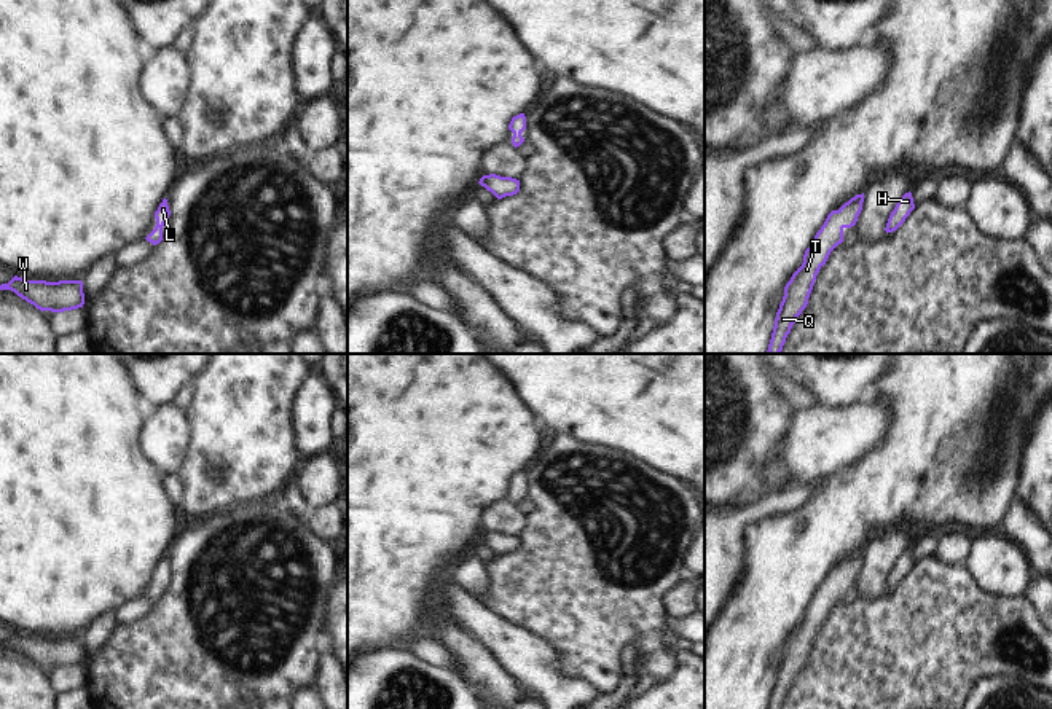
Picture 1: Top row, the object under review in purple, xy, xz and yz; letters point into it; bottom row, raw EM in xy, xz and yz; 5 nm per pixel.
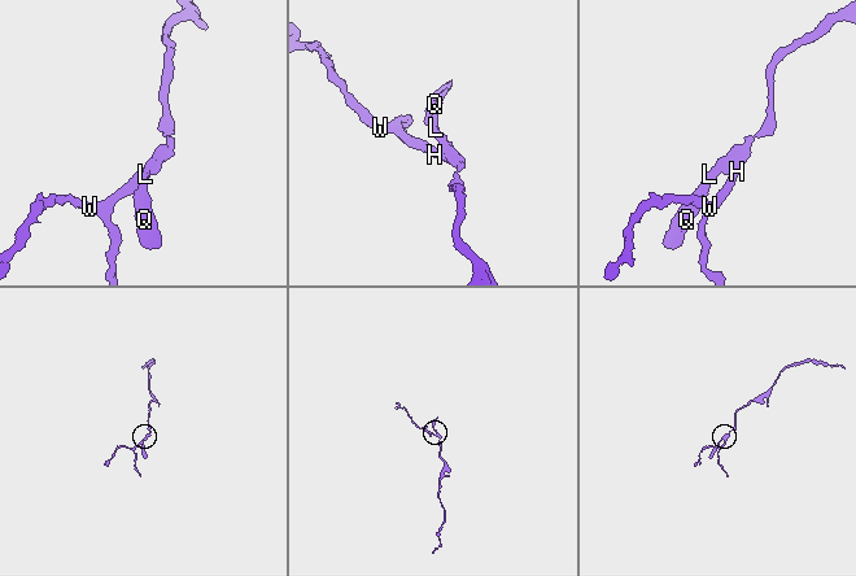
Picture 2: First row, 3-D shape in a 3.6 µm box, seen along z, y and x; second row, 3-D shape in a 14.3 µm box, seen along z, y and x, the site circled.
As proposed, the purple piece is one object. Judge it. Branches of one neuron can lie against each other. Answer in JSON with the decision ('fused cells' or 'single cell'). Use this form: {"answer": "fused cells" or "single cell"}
{"answer": "single cell"}

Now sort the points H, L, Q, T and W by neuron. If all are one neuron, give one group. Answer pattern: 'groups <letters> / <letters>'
groups H L Q T W

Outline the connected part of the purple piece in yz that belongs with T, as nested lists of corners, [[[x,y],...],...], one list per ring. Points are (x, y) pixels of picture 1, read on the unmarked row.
[[[864,550],[856,551],[838,567],[832,567],[813,601],[805,607],[802,623],[792,631],[784,644],[784,653],[776,669],[775,684],[767,709],[781,709],[797,674],[808,661],[819,626],[826,621],[830,609],[843,599],[843,586],[856,582],[862,567]]]

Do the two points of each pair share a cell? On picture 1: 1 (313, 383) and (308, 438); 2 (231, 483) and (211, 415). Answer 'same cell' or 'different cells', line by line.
1: same cell
2: same cell

